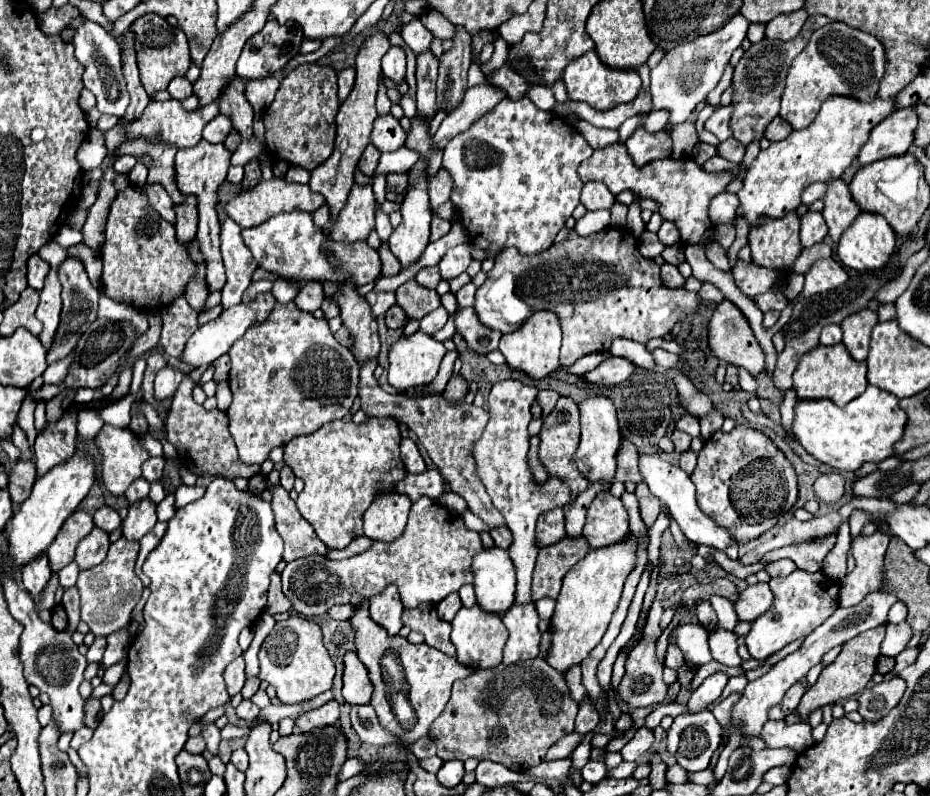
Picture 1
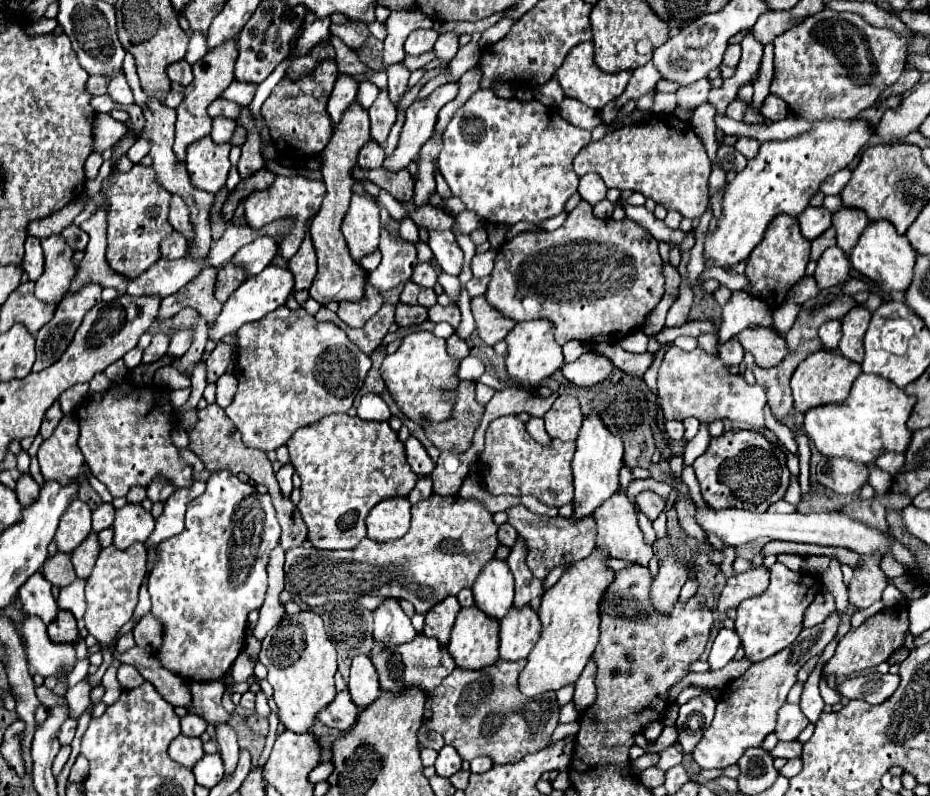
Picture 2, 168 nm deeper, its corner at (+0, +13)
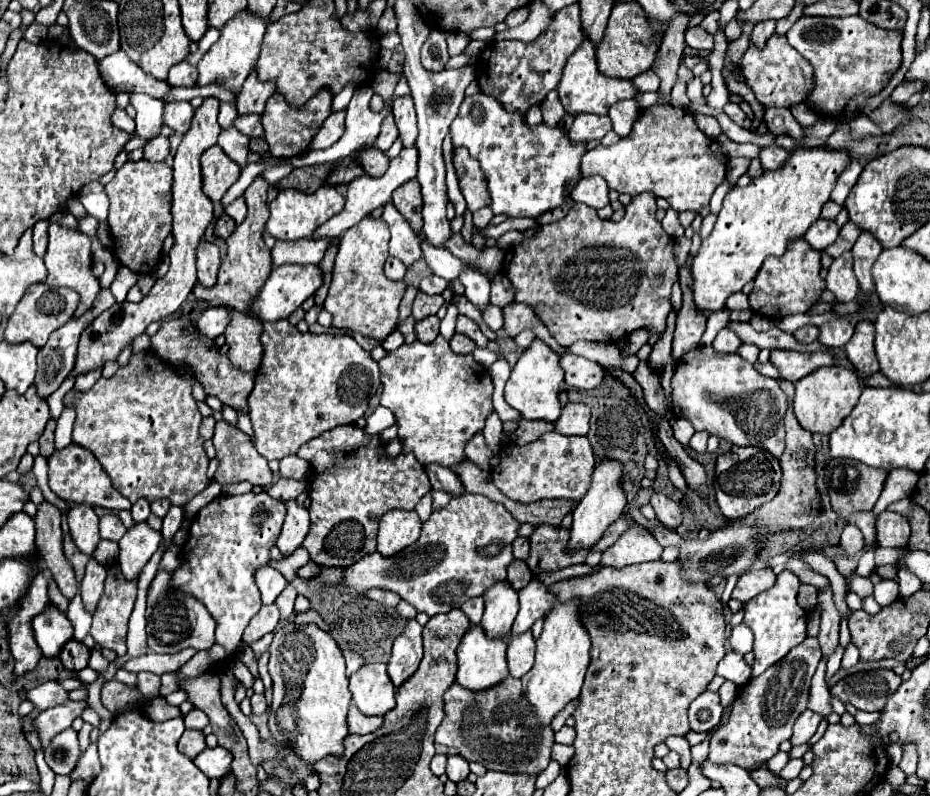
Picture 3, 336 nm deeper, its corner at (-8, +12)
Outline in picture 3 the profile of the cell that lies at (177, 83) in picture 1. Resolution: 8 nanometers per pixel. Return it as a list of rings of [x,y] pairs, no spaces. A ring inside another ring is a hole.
[[[182,61],[170,69],[166,81],[170,87],[194,87],[196,85],[196,67]]]

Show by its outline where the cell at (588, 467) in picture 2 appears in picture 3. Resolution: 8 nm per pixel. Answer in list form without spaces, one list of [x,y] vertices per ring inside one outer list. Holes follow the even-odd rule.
[[[598,463],[592,475],[592,483],[588,493],[582,497],[582,501],[576,505],[572,517],[572,527],[570,527],[570,539],[566,549],[568,551],[576,551],[576,549],[590,549],[598,543],[598,539],[604,535],[604,531],[618,521],[624,511],[626,511],[626,495],[624,489],[620,485],[620,475],[622,475],[622,467],[620,463]]]

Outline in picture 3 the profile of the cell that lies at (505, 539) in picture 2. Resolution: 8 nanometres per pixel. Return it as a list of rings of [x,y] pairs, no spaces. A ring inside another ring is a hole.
[[[520,537],[520,539],[516,539],[516,543],[514,543],[512,549],[514,549],[514,559],[526,561],[528,553],[530,553],[530,541],[526,537]]]

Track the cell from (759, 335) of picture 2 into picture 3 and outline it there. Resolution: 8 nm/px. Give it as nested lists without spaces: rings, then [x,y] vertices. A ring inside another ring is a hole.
[[[774,349],[770,361],[780,369],[782,377],[796,383],[802,377],[810,375],[820,367],[836,365],[836,357],[830,351],[816,351],[816,353],[798,353],[798,351],[784,351]]]

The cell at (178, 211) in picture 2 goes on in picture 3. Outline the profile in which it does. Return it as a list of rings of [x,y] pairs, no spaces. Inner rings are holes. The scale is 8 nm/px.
[[[200,241],[196,251],[196,267],[198,267],[198,283],[204,287],[214,287],[220,269],[220,253],[214,243]]]

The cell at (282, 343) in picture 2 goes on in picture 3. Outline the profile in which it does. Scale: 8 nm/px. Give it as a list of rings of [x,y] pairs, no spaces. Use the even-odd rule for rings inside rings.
[[[280,319],[274,323],[264,323],[262,345],[264,359],[260,369],[256,371],[256,385],[252,389],[248,405],[252,427],[256,433],[256,449],[268,461],[294,455],[300,445],[324,431],[330,431],[338,425],[356,423],[366,413],[370,399],[380,387],[378,363],[350,335],[302,335],[288,323],[288,319]]]

